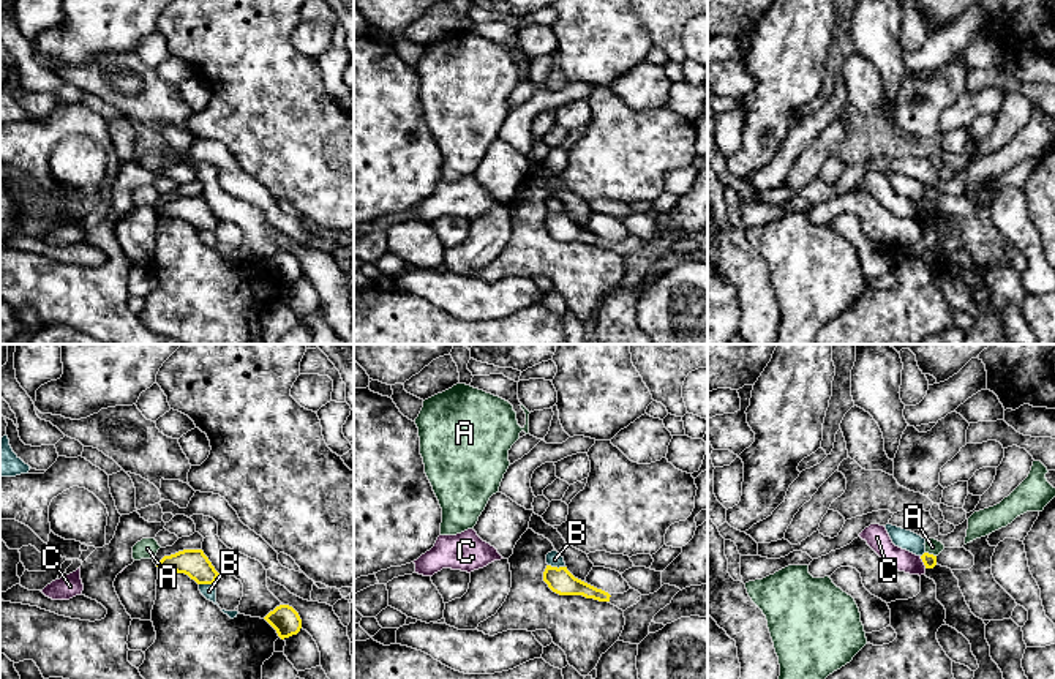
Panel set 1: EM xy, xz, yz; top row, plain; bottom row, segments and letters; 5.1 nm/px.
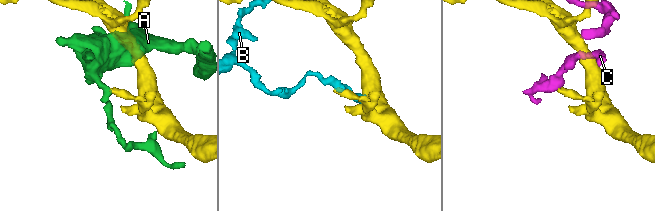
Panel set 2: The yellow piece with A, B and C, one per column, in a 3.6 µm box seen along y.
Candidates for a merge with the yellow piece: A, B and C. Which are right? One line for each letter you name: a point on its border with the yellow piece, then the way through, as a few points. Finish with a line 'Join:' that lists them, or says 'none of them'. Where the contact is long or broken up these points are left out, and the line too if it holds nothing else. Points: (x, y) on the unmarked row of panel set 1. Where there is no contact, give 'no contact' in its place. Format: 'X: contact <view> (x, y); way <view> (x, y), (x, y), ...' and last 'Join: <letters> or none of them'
Join: none of them

